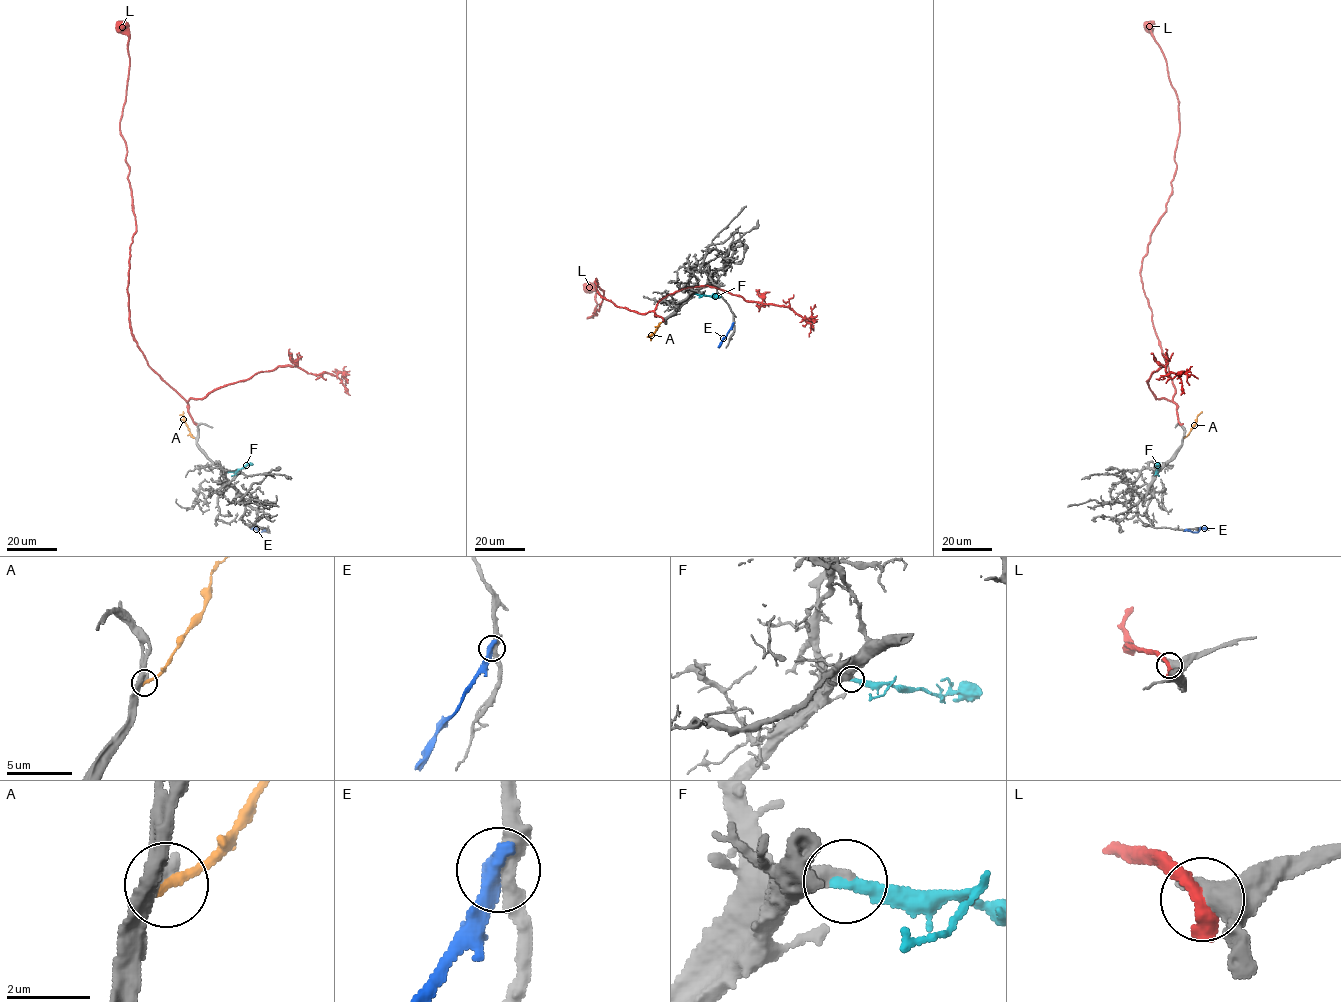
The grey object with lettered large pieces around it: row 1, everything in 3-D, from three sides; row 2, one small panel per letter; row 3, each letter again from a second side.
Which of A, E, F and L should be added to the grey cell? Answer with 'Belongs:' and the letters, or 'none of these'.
Belongs: F

